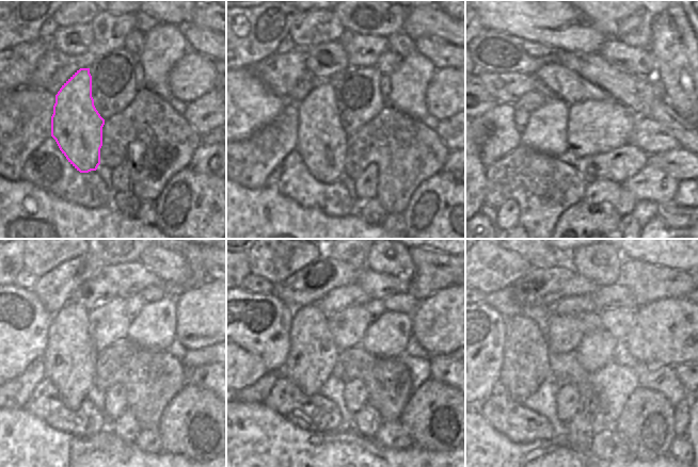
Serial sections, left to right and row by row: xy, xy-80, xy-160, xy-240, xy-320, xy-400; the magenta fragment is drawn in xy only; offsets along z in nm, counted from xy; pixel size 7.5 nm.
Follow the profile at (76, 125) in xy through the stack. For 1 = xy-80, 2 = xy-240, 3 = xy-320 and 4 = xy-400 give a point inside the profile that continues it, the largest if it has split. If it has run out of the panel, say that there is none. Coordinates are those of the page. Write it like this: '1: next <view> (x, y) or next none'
1: next xy-80 (317, 127)
2: next xy-240 (70, 356)
3: next xy-320 (313, 355)
4: next xy-400 (526, 351)

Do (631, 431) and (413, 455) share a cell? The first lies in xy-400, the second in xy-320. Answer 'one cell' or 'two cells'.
two cells

